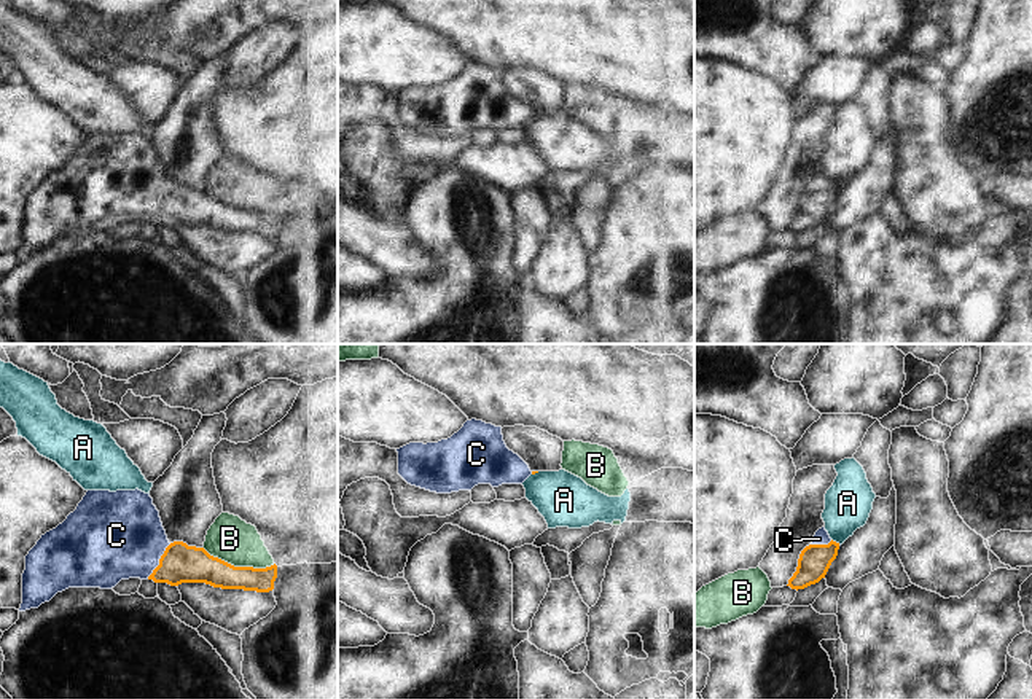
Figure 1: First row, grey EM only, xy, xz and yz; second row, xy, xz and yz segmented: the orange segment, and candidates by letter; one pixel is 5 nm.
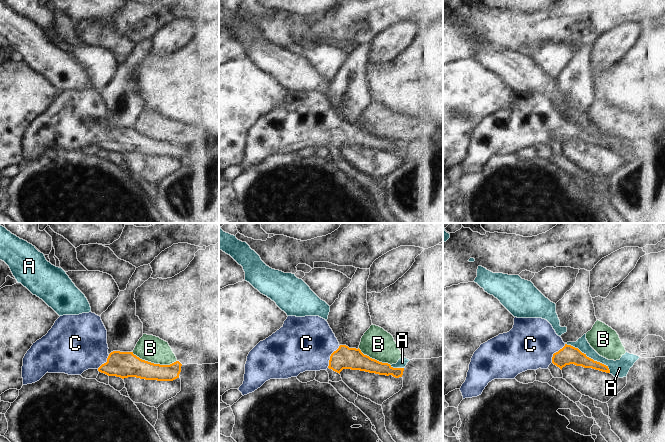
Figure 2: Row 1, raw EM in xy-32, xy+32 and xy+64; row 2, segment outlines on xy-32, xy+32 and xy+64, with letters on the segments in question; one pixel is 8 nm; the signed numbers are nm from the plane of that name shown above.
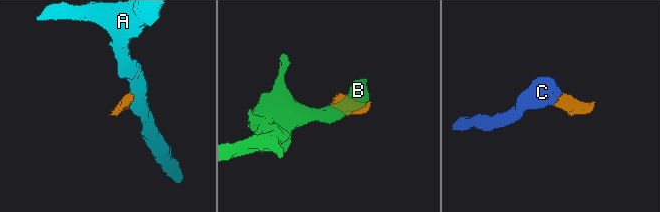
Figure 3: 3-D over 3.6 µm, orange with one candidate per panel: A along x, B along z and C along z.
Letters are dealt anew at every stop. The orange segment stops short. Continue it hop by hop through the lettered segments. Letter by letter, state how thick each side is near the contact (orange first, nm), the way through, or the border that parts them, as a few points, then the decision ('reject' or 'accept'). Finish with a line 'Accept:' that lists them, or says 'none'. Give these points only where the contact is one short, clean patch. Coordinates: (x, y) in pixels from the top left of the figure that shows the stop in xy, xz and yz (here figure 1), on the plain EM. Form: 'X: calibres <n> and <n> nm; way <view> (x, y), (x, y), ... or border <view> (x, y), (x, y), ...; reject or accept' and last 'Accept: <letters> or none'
A: calibres 160 and 240 nm; reject
B: calibres 190 and 220 nm; reject
C: calibres 190 and 440 nm; way xy (179, 207), (160, 204), (118, 179); accept
Accept: C

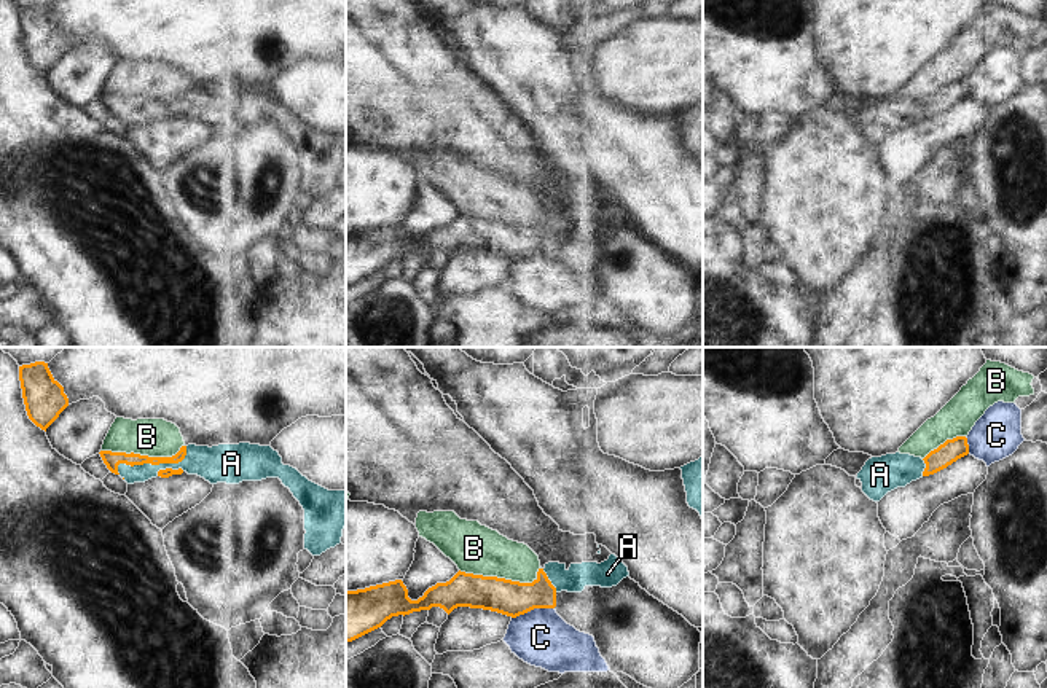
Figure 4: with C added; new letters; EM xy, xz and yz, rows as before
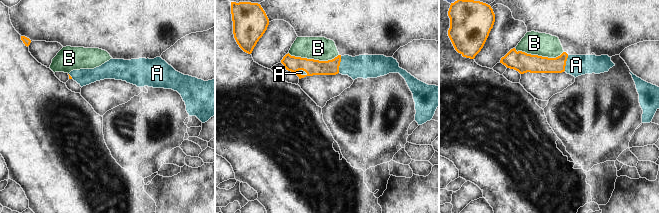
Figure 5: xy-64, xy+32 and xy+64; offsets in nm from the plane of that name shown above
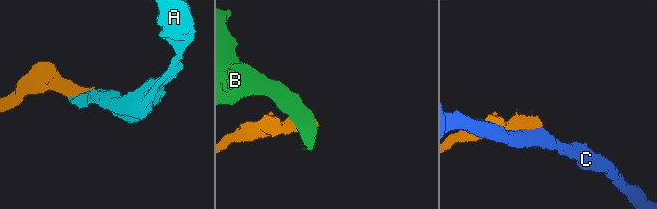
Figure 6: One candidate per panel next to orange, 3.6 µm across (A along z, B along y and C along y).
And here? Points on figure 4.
A: calibres 80 and 160 nm; way xy (110, 102), (121, 107), (153, 107), (203, 104); accept
B: calibres 180 and 240 nm; reject
C: calibres 180 and 300 nm; reject
Accept: A

